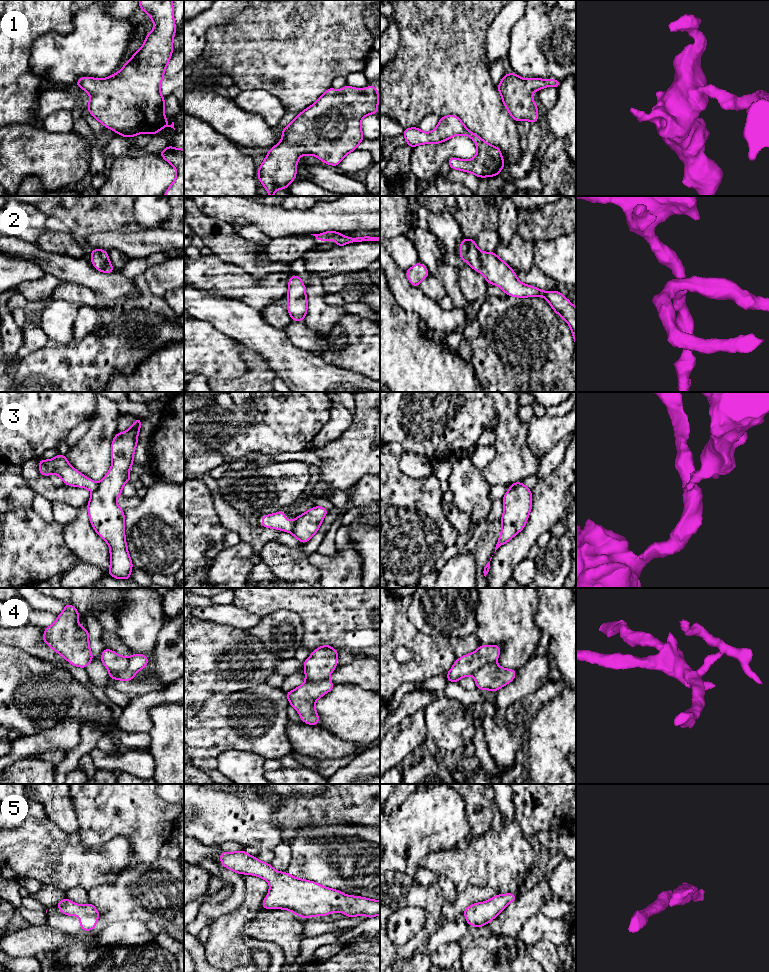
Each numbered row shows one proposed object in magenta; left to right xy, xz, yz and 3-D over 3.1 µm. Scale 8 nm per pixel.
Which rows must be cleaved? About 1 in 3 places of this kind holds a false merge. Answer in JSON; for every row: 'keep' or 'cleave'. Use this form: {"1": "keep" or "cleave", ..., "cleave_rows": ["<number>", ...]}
{"1": "keep", "2": "keep", "3": "cleave", "4": "cleave", "5": "keep", "cleave_rows": ["3", "4"]}

